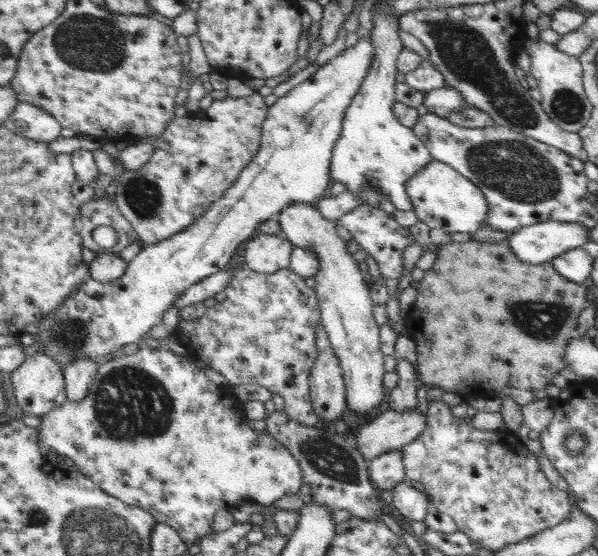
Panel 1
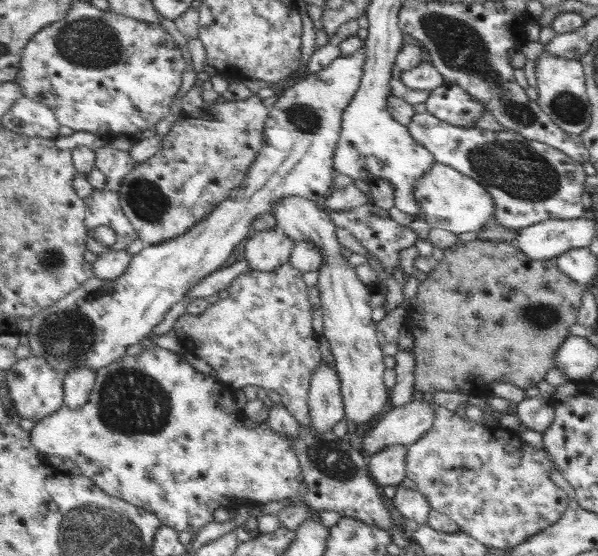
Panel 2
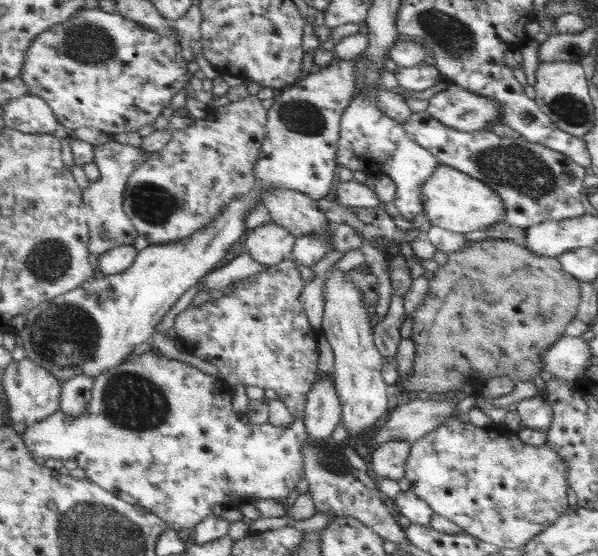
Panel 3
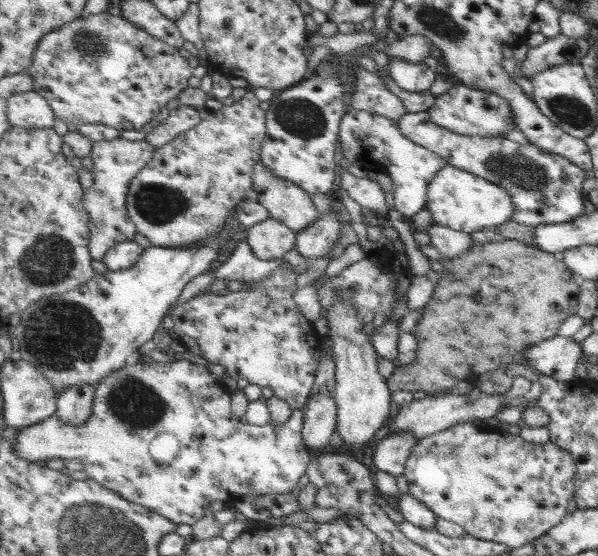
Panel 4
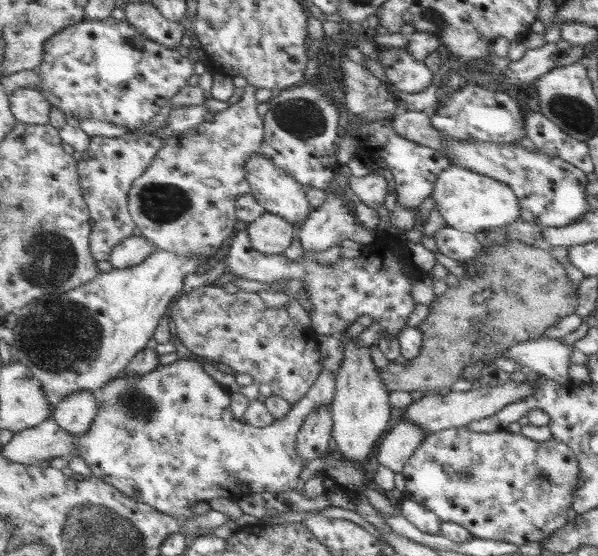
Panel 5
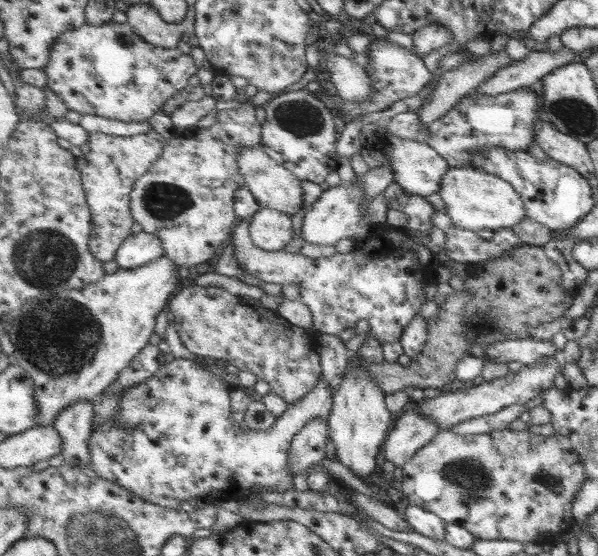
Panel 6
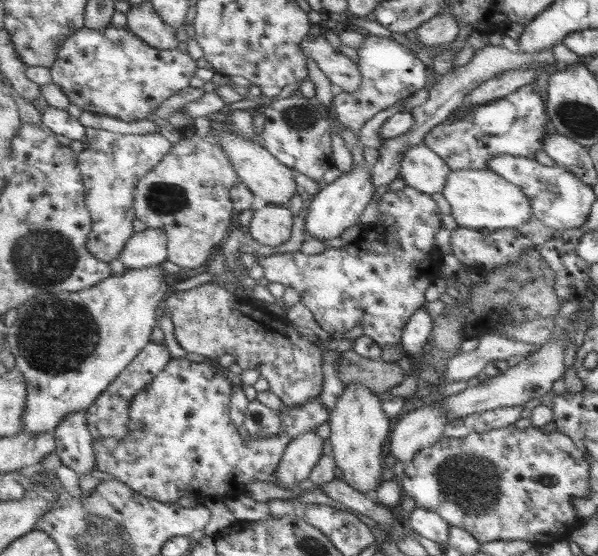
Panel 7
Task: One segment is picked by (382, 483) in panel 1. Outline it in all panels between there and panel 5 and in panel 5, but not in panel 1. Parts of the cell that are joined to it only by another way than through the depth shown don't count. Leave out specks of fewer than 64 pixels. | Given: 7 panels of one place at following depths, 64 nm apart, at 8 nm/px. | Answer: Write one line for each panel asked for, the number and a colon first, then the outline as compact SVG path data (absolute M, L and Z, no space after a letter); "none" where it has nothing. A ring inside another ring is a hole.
2: M393 444L373 454L369 470L379 486L399 486L407 478L407 444Z
3: M407 440L379 442L379 446L373 452L373 472L379 476L379 480L405 478L409 448L411 448L411 444Z
4: M407 430L391 432L383 440L379 440L377 450L373 454L377 470L385 470L395 478L403 476L403 472L407 470L407 458L411 456L411 450L417 442L419 438Z
5: M401 418L401 422L385 434L381 446L379 446L379 464L391 468L395 474L403 474L407 460L413 456L413 450L431 434L431 430L421 428L419 424Z

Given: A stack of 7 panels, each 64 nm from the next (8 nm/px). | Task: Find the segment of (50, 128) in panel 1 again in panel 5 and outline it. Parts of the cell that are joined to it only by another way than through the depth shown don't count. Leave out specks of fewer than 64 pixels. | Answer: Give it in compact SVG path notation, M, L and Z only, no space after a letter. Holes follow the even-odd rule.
M17 88L11 92L11 104L13 114L19 122L31 122L31 124L47 124L49 122L49 110L51 100L37 88Z

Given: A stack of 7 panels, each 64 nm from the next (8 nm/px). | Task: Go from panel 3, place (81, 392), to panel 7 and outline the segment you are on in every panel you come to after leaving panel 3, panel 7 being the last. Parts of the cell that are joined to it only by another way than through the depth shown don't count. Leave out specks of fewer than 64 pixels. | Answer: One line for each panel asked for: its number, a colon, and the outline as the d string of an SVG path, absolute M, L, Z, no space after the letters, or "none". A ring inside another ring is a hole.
4: M81 384L75 388L69 388L65 394L59 396L57 400L57 414L65 424L73 428L81 428L89 422L93 416L93 406L95 406L95 386L91 384Z
5: M81 392L69 400L63 400L55 410L53 420L57 420L67 434L79 440L93 428L97 414L99 414L99 396Z
6: M83 402L77 406L71 406L69 410L63 410L57 418L55 428L63 436L63 452L65 464L83 470L91 468L93 464L93 452L91 452L91 438L93 438L93 404Z
7: M85 412L73 414L67 420L63 420L63 424L53 434L57 436L55 454L63 458L63 466L73 470L77 478L81 476L93 478L93 472L99 472L95 438L87 428Z

